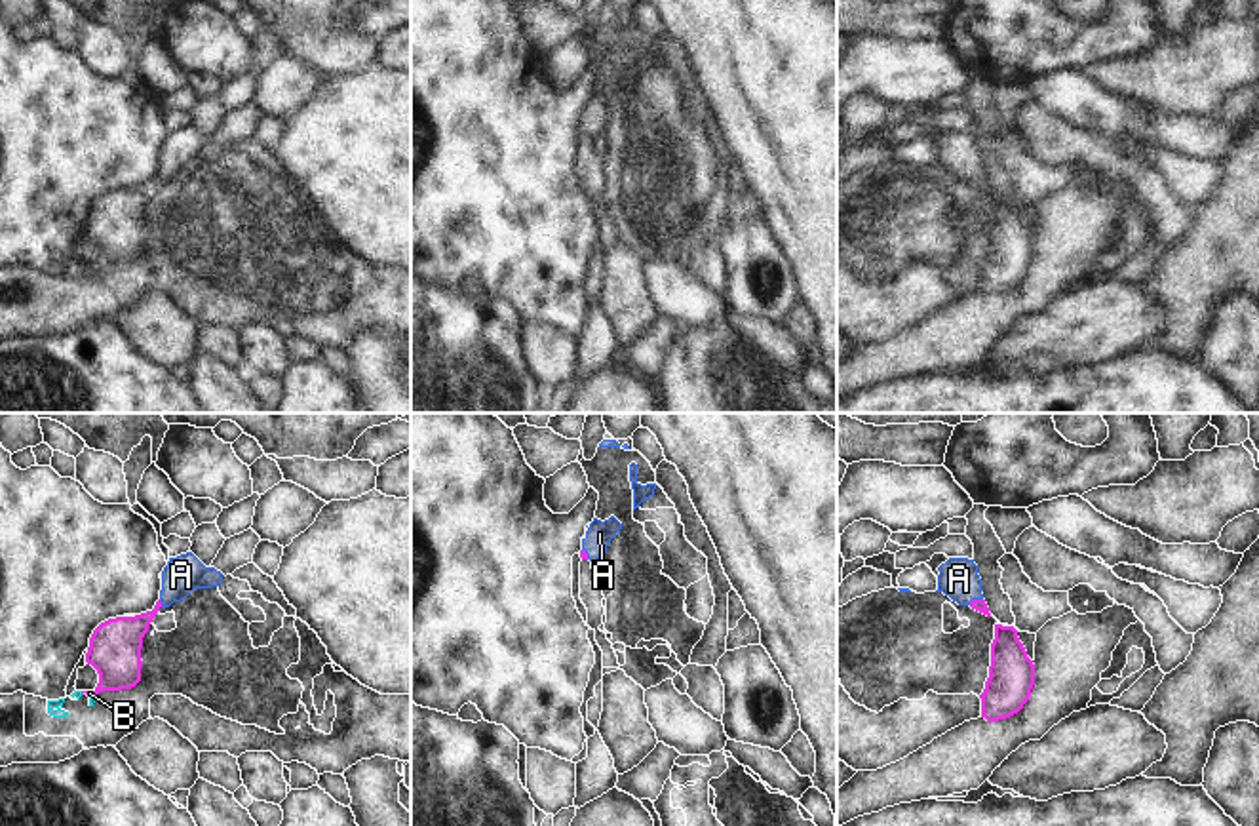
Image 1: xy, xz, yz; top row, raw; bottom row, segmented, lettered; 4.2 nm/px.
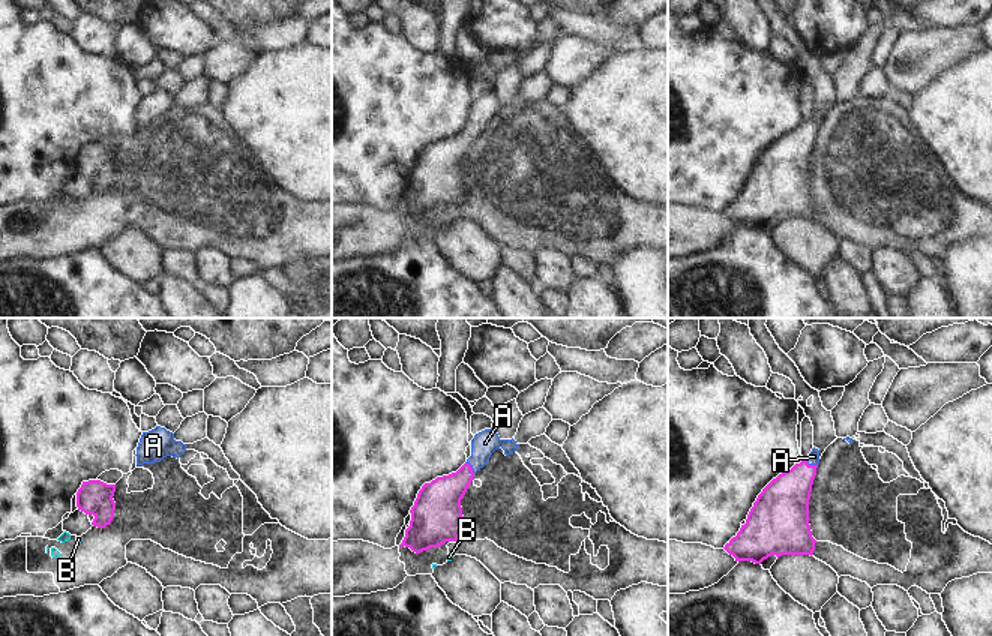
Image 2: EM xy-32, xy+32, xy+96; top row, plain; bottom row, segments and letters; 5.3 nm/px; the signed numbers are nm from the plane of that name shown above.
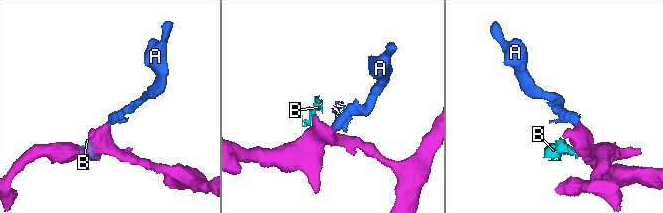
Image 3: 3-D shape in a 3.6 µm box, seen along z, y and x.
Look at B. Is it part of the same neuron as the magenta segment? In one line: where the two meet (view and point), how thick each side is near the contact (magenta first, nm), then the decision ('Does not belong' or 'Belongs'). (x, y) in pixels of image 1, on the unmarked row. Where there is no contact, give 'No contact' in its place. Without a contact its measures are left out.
Touches magenta at xy (88, 265). Thickness 220 nm (magenta) against 20 nm. Does not belong.

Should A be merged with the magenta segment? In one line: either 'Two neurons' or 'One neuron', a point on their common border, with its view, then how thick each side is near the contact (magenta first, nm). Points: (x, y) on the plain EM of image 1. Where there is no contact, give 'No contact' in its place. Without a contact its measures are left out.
One neuron. Touches magenta at yz (974, 174). Thickness 50 nm (magenta) against 170 nm.

